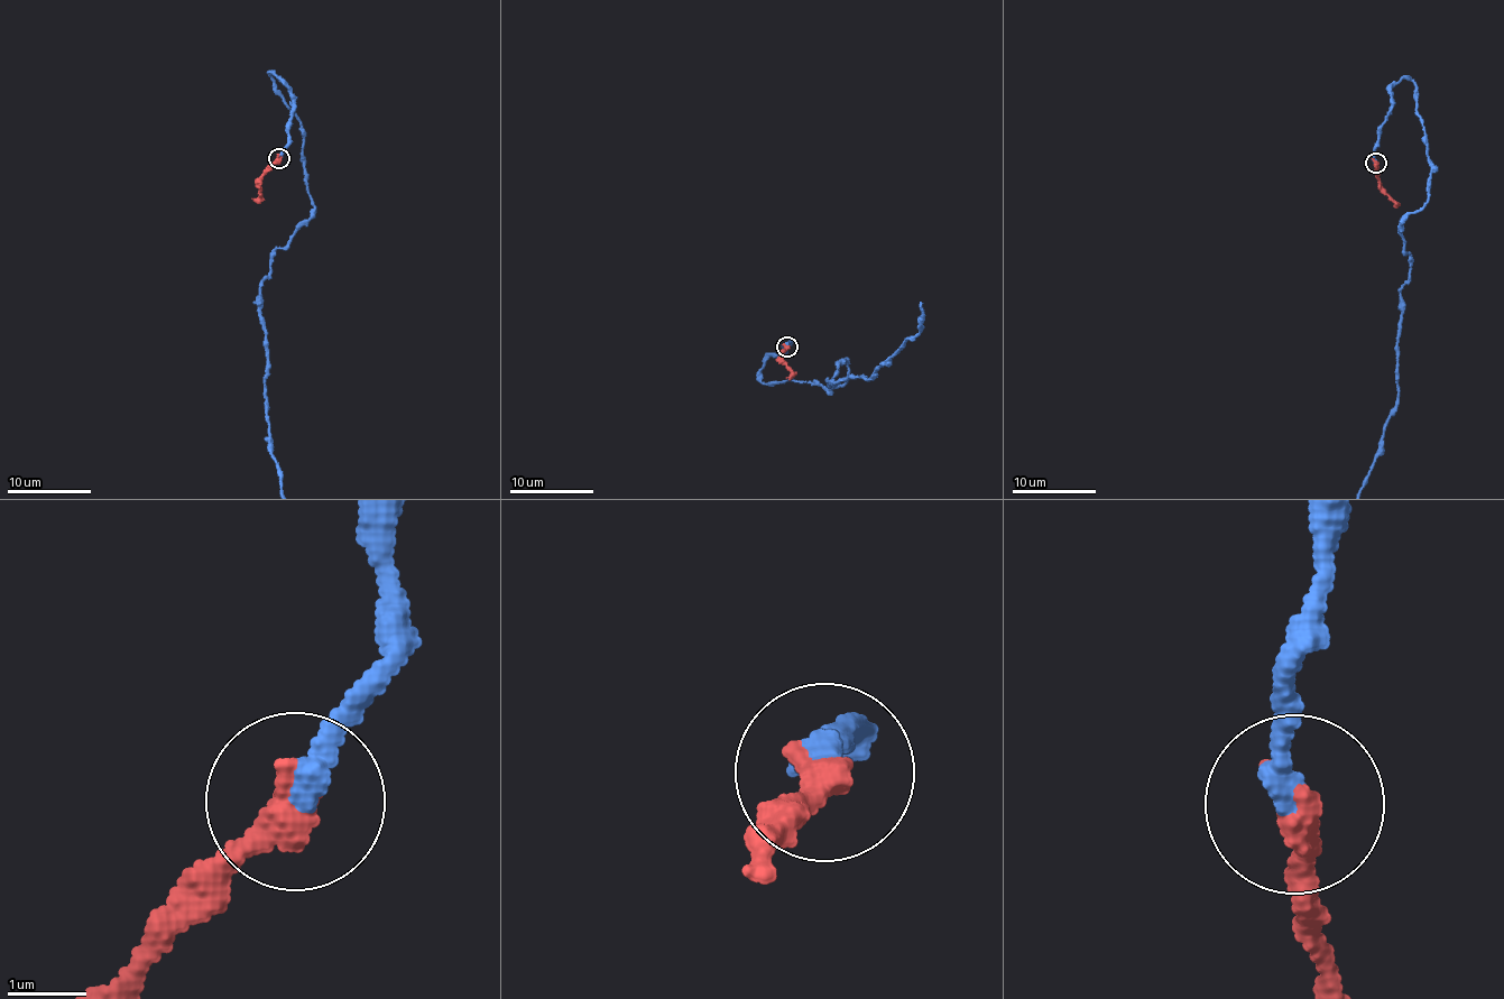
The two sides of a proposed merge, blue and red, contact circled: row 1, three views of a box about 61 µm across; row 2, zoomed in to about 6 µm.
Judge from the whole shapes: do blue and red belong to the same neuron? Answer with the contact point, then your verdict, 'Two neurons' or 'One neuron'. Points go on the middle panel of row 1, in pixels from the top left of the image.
Place: (786, 347). One neuron

